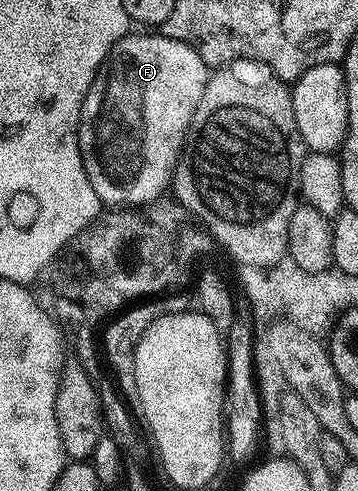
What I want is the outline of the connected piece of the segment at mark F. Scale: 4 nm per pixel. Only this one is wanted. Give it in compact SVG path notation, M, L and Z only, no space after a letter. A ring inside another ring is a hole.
M135 31L132 35L125 35L121 40L116 41L113 48L107 50L107 57L99 67L99 72L94 74L91 79L91 85L83 94L83 106L77 114L77 144L81 147L81 159L83 160L83 176L89 179L91 191L96 193L100 202L108 206L110 201L122 201L125 207L129 207L135 201L141 201L143 198L153 197L159 189L163 188L163 182L171 183L175 176L175 167L178 164L181 149L187 144L187 132L191 126L193 115L197 111L197 103L201 103L201 95L205 95L205 87L209 76L209 67L185 43L177 39L169 39L162 35L156 35L151 31Z

